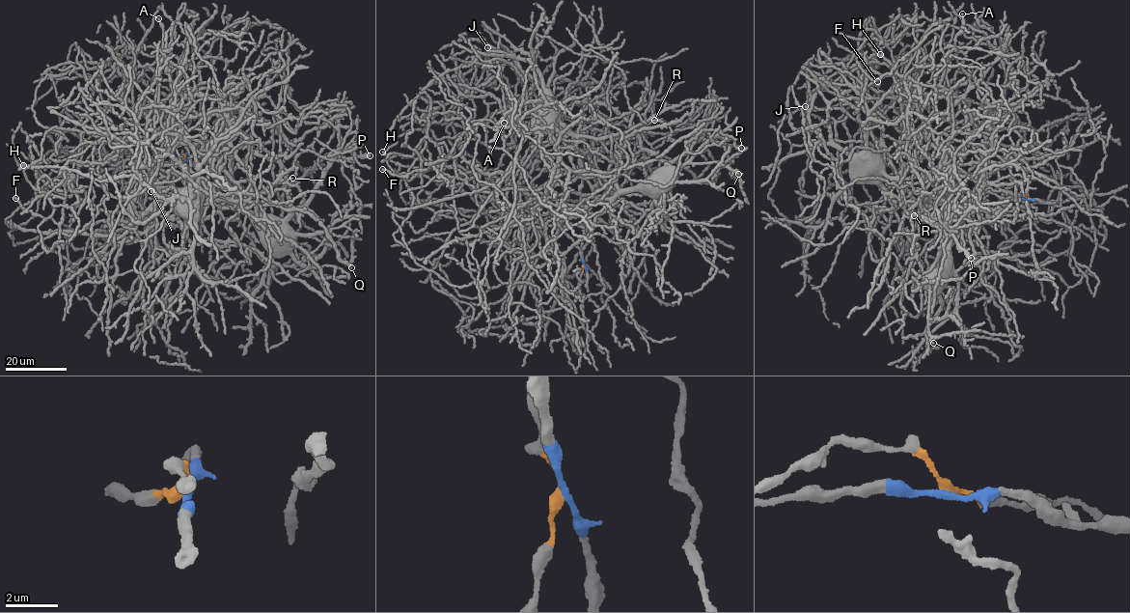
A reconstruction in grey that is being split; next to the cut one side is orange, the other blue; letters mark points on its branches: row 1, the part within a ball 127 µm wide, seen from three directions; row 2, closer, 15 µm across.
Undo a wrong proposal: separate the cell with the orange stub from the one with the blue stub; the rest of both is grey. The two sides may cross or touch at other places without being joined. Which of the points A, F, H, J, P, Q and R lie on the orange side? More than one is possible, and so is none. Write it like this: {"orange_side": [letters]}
{"orange_side": ["H", "P", "Q", "R"]}

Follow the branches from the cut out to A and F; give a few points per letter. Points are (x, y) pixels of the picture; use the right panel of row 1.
A: (1028, 199), (953, 187), (895, 206), (881, 182), (881, 163), (956, 53), (961, 13)
F: (1028, 199), (952, 187), (893, 204), (809, 115), (818, 86), (869, 62), (878, 65), (874, 126), (877, 81)

